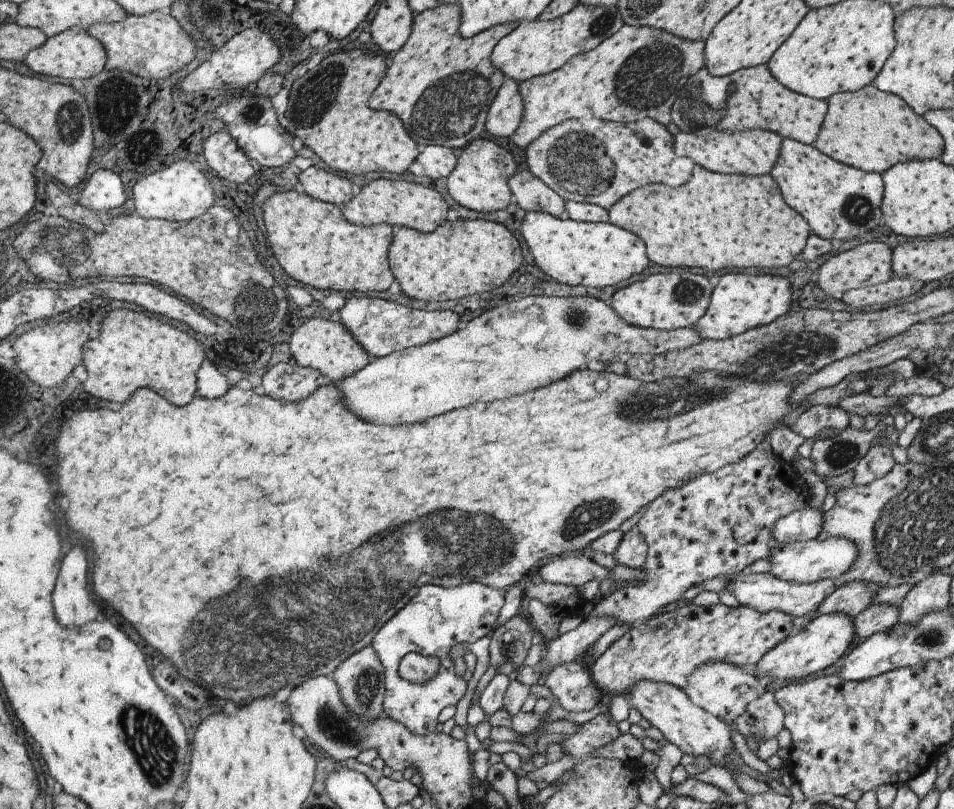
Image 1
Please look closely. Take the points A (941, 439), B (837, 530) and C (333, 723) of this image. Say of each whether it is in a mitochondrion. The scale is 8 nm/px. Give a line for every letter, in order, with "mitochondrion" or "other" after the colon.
A: mitochondrion
B: other
C: mitochondrion

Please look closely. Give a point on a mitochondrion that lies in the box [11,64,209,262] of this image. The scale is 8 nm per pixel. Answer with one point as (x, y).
(71, 120)

